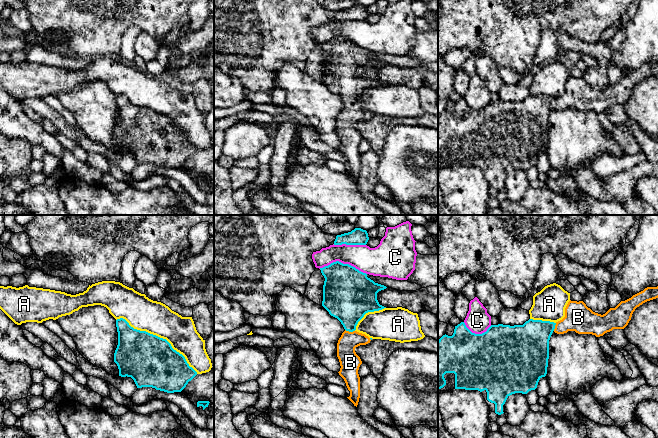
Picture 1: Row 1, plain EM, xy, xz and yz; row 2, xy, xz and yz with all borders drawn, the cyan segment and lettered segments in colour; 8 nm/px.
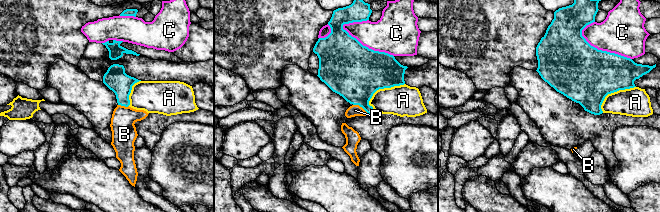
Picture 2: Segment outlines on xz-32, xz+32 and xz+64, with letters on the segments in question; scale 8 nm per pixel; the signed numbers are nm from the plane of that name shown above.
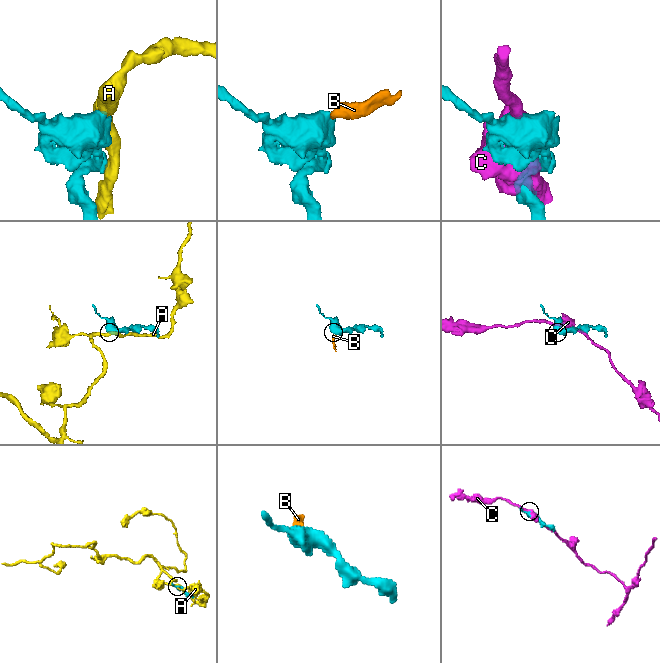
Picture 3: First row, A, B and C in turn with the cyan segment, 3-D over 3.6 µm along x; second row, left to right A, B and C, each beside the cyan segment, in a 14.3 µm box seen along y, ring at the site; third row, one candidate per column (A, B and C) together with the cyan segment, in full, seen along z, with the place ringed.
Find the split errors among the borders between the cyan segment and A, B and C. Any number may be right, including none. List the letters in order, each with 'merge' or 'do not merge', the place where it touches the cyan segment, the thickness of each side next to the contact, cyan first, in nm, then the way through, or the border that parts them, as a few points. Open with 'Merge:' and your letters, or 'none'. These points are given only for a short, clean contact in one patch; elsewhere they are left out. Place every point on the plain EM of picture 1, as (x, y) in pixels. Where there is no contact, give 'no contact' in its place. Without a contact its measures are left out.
Merge: B
A: do not merge; contact xy (159, 113); calibres 400 and 260 nm
B: merge; contact xz (350, 107); calibres 340 and 160 nm; way xz (348, 76), (350, 107), (350, 138)
C: do not merge; contact xz (342, 39); calibres 400 and 220 nm

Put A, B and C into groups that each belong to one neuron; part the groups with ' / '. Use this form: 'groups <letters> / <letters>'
groups A / B / C

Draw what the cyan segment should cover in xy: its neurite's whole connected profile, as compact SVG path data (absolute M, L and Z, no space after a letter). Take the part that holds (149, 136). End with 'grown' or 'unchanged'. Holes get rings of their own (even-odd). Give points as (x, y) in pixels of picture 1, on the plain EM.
M123 94L116 96L116 103L118 121L114 138L119 152L131 153L137 164L181 168L197 151L185 133L174 126L166 115L134 105Z; unchanged

